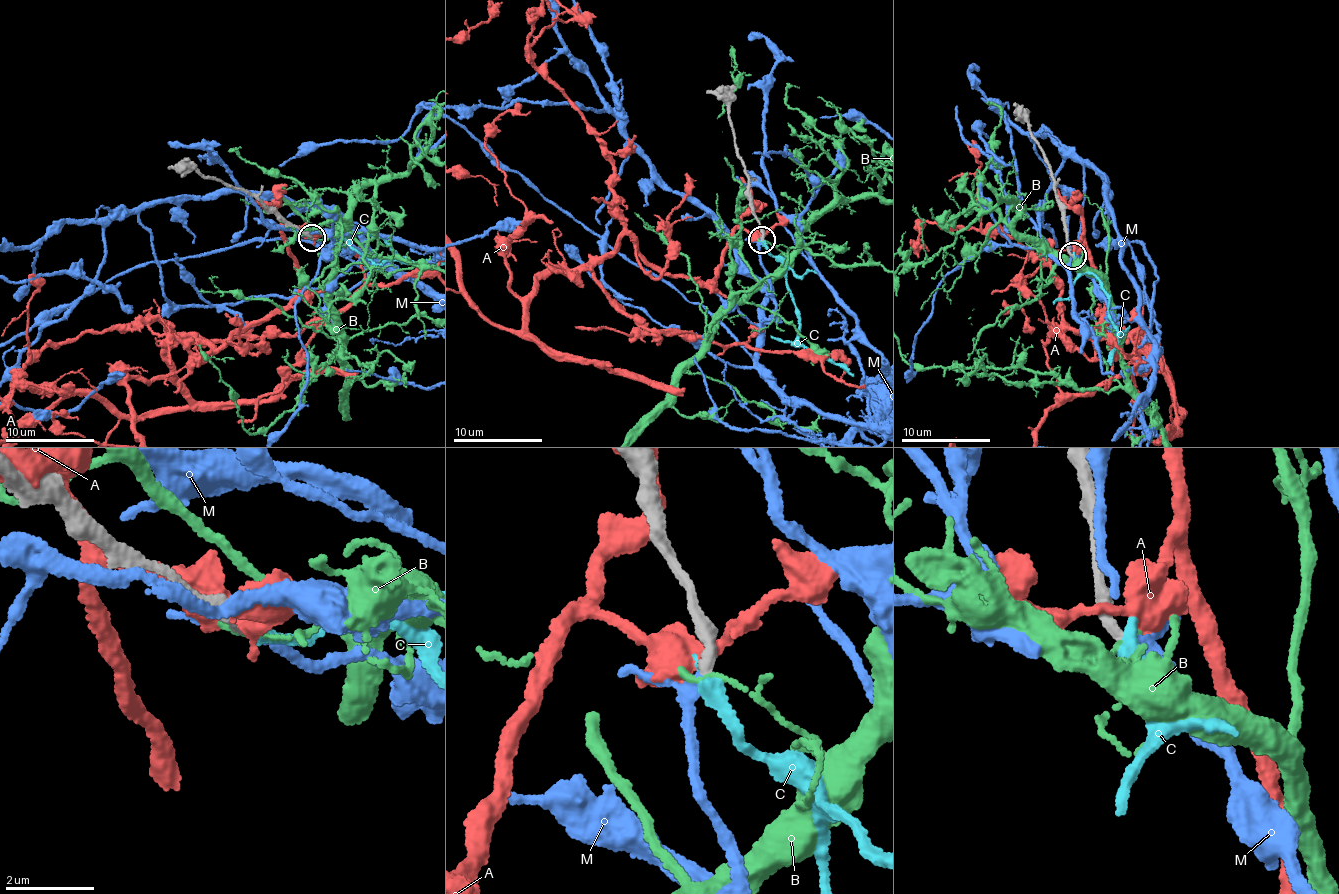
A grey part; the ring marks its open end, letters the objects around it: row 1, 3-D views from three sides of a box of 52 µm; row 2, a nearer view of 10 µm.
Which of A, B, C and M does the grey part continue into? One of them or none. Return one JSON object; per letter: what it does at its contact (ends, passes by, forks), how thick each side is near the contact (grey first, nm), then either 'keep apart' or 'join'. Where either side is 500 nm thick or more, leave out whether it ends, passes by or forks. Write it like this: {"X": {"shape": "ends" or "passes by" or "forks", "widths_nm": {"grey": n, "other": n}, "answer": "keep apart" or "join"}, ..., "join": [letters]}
{"A": {"shape": "passes by", "widths_nm": {"grey": 400, "other": 360}, "answer": "keep apart"}, "B": {"shape": "ends", "widths_nm": {"grey": 260, "other": 150}, "answer": "keep apart"}, "C": {"shape": "ends", "widths_nm": {"grey": 280, "other": 380}, "answer": "keep apart"}, "M": {"shape": "passes by", "widths_nm": {"grey": 280, "other": 220}, "answer": "join"}, "join": ["M"]}

